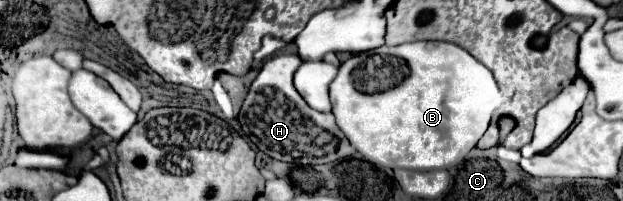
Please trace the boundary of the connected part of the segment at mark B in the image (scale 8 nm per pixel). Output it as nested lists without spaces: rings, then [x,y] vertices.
[[[414,41],[414,43],[396,45],[396,47],[382,45],[374,51],[352,55],[346,63],[340,65],[338,77],[330,85],[330,101],[332,101],[332,113],[336,117],[338,127],[342,129],[346,139],[354,145],[354,149],[366,161],[370,161],[378,169],[398,169],[400,167],[400,169],[412,169],[412,171],[432,171],[432,169],[450,169],[454,165],[458,165],[458,161],[462,161],[468,155],[468,151],[472,147],[476,147],[478,139],[488,129],[488,123],[490,123],[494,109],[500,105],[500,91],[498,91],[498,85],[496,85],[492,71],[488,71],[480,61],[476,61],[462,47],[458,47],[454,43],[446,43],[446,41]]]

